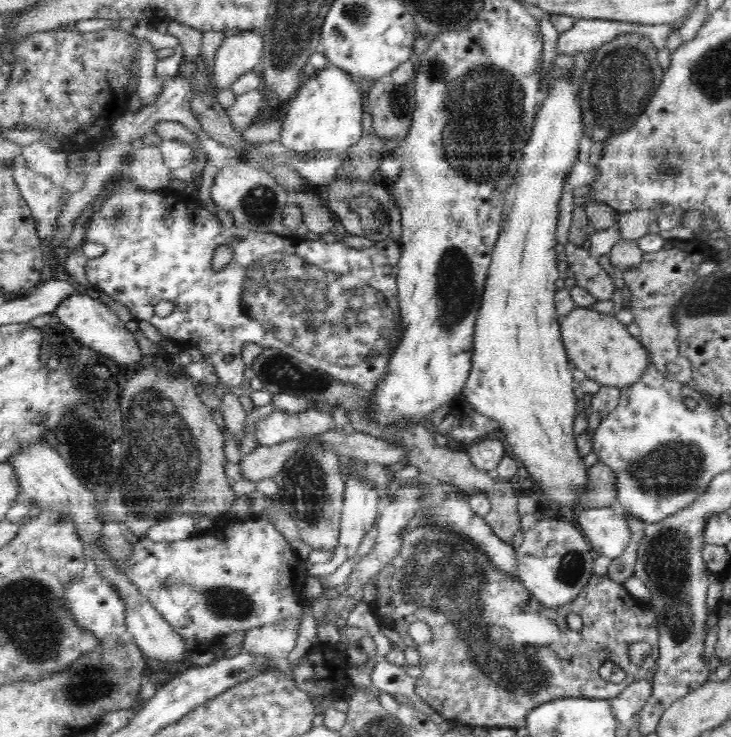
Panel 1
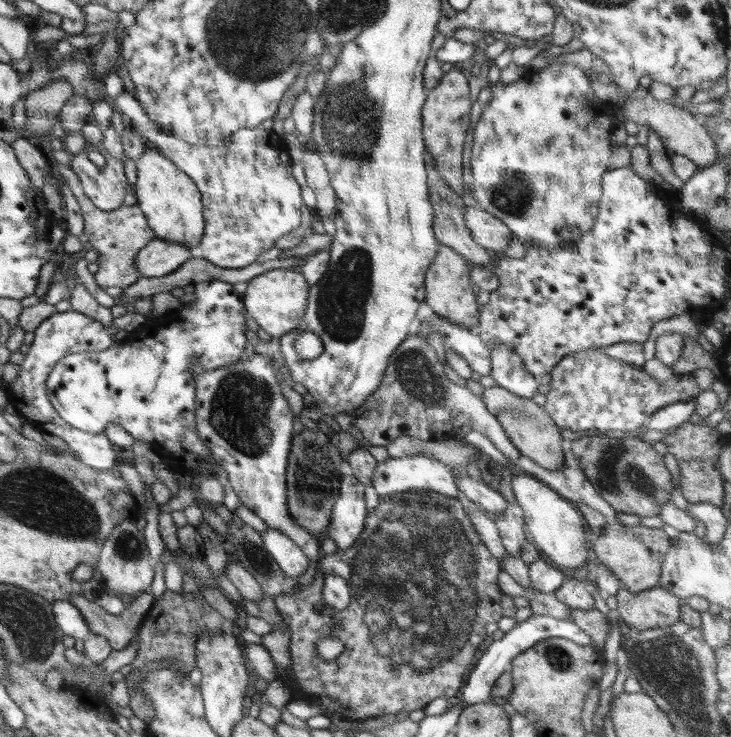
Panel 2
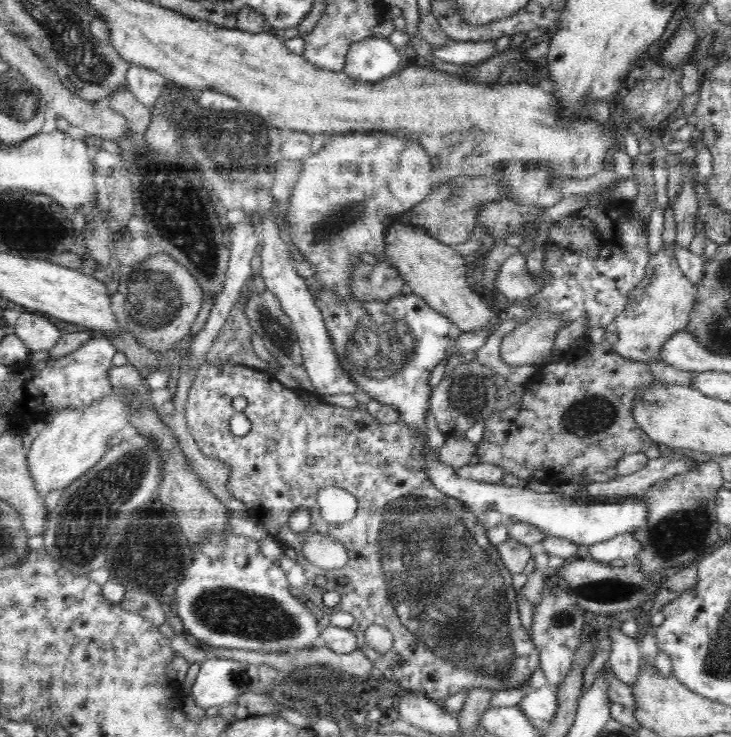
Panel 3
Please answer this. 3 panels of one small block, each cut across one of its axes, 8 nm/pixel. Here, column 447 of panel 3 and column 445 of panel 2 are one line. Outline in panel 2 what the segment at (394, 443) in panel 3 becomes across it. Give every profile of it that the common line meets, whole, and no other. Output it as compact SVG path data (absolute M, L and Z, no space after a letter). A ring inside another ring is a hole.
M414 489L412 491L396 492L394 496L386 496L380 500L380 505L374 510L368 512L365 519L364 530L356 539L352 546L346 549L338 549L334 553L323 554L317 567L312 567L314 575L312 584L302 585L296 588L292 594L282 594L276 596L274 602L284 622L288 624L291 631L291 643L289 652L291 653L291 664L288 670L280 670L276 666L276 678L281 679L287 684L293 694L302 698L308 703L317 703L327 711L328 715L338 714L344 720L365 720L376 718L376 716L386 716L387 714L396 714L397 712L424 709L435 698L446 698L453 700L459 693L462 686L462 678L469 670L469 663L472 661L476 648L486 635L486 624L498 622L503 616L501 607L501 598L503 597L497 583L498 574L501 571L501 564L491 555L488 547L484 545L482 537L476 533L476 529L471 520L468 519L467 512L456 497L450 497L430 489ZM324 573L334 573L341 576L350 587L351 599L348 606L343 611L335 611L330 605L323 605L321 610L316 610L315 605L321 605L324 602L322 590L324 584ZM336 636L344 642L343 652L338 658L325 662L318 653L316 642L318 638L328 638Z

